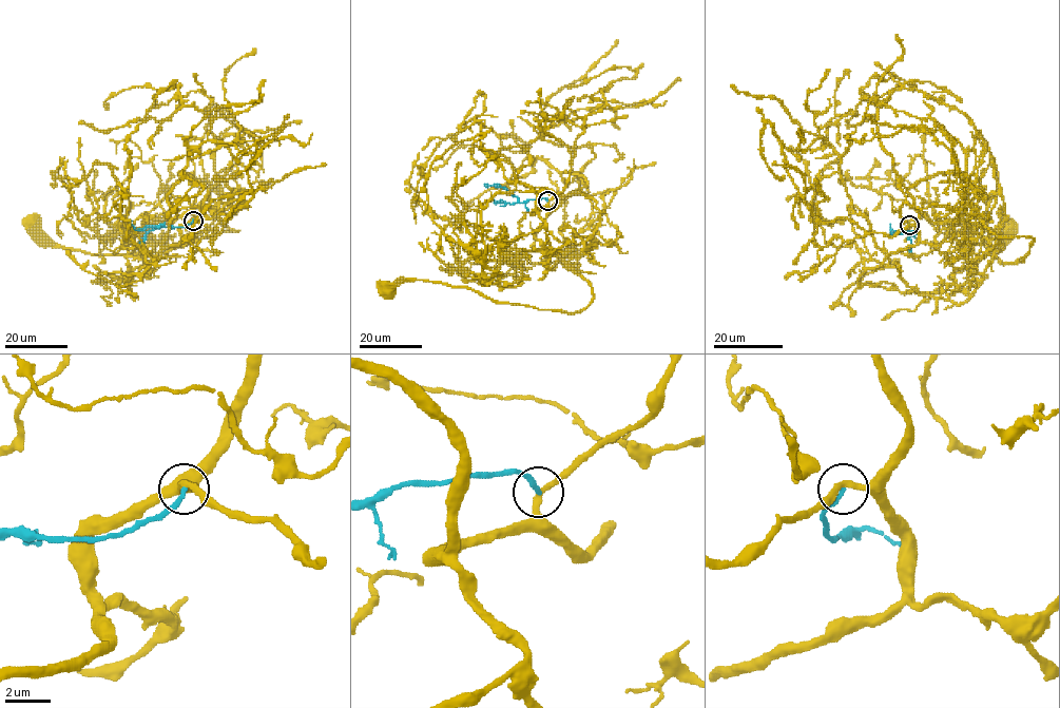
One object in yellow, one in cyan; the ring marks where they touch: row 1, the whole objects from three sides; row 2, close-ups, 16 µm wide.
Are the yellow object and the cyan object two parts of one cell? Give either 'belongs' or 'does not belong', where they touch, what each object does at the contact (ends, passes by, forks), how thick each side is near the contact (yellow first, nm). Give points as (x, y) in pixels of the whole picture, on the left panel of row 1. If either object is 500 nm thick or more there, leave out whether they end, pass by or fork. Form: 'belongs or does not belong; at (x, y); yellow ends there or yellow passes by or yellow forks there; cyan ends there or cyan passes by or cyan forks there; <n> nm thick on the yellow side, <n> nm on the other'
does not belong; at (193, 221); yellow passes by; cyan ends there; 260 nm thick on the yellow side, 200 nm on the other

